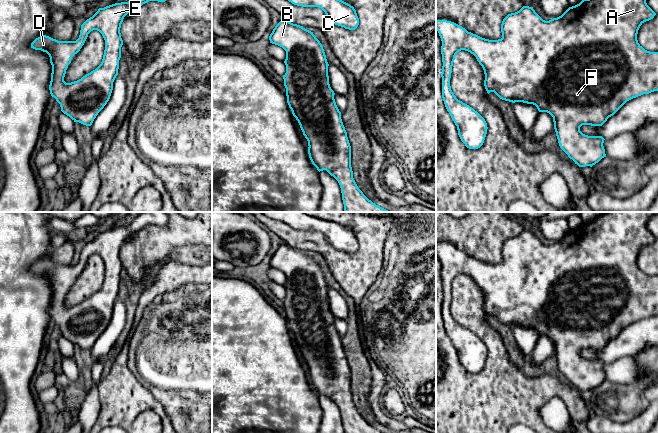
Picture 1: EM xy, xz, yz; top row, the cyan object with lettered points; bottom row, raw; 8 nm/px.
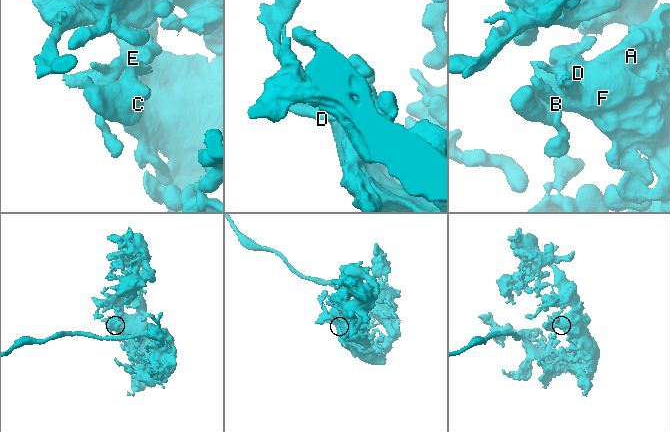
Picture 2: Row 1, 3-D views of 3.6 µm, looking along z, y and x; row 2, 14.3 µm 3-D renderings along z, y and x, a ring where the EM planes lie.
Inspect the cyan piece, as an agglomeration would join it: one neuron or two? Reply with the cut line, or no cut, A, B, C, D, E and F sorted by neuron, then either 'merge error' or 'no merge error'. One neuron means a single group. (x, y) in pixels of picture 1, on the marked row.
cut none; groups A B C D E F; no merge error

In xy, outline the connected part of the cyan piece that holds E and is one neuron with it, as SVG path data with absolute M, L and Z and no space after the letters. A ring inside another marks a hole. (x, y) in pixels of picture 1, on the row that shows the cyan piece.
M129 0L128 2L115 3L104 8L99 8L92 17L81 25L80 35L76 41L58 41L43 35L31 43L31 48L41 50L49 55L52 65L49 85L50 94L60 104L61 111L74 122L91 126L98 113L109 101L113 90L113 82L118 75L119 60L121 58L121 47L123 45L120 33L121 24L129 12L149 1L165 2L166 0ZM93 30L99 31L105 40L105 50L101 64L81 79L66 83L64 77L68 65L71 63L71 58L80 51L88 34Z

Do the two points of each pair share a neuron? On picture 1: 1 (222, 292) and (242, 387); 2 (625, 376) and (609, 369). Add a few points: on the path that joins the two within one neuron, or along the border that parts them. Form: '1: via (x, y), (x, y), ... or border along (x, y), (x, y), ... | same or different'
1: via (222, 316), (222, 321), (227, 326), (227, 363) | same
2: via (621, 372), (613, 371) | same

